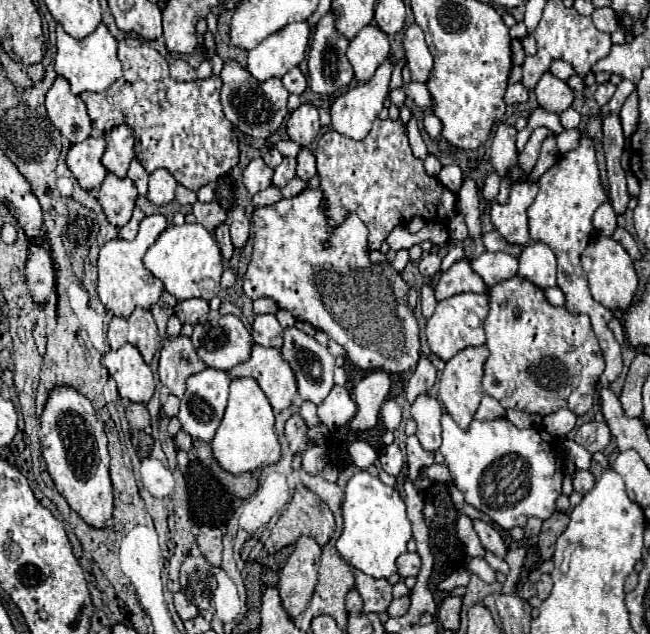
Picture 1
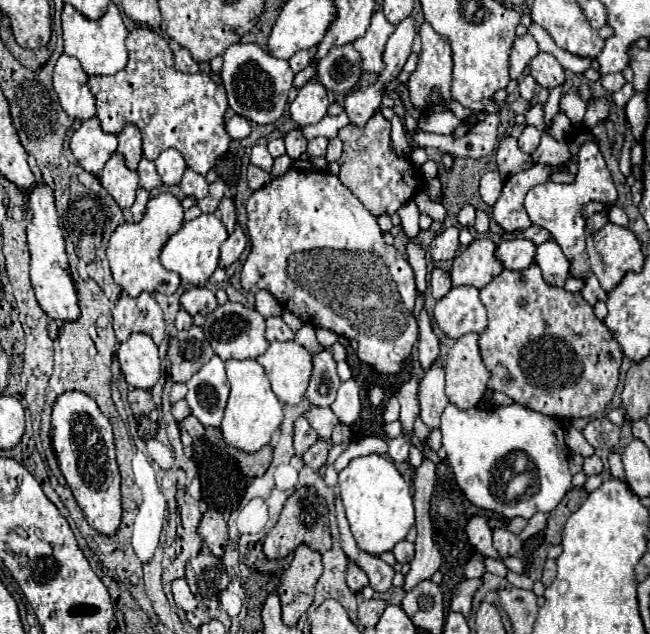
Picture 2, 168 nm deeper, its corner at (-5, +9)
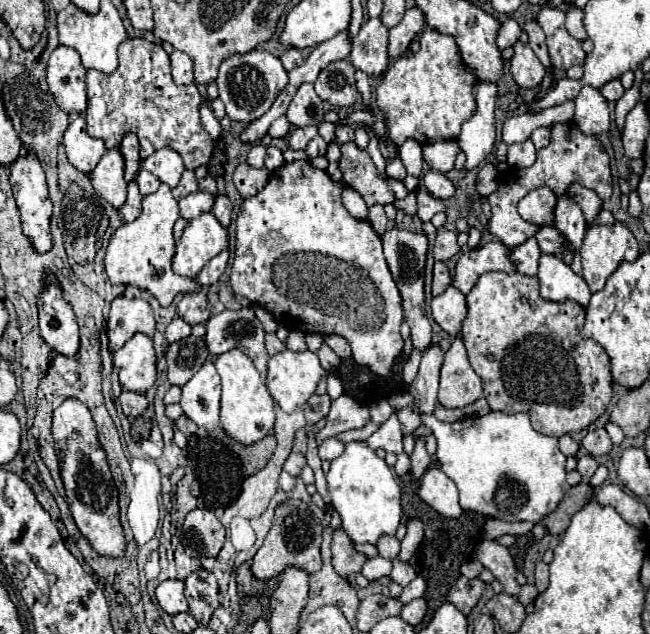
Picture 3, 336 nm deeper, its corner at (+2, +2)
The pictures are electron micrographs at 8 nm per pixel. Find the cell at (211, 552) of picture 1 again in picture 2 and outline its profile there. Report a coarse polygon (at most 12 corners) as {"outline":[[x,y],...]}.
{"outline":[[208,509],[198,535],[216,557],[228,545],[228,527],[218,511]]}

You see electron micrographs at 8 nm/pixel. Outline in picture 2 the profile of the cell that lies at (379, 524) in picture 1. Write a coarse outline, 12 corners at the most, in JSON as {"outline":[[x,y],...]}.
{"outline":[[356,457],[338,493],[360,549],[392,551],[414,525],[410,485]]}

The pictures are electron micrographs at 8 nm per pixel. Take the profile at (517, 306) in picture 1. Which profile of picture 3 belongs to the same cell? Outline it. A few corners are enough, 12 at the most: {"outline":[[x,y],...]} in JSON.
{"outline":[[487,272],[461,338],[493,410],[581,432],[613,396],[585,310]]}

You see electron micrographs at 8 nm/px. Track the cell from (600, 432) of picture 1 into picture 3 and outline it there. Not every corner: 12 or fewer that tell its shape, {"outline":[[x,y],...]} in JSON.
{"outline":[[605,428],[589,430],[581,446],[591,456],[611,452],[611,438]]}

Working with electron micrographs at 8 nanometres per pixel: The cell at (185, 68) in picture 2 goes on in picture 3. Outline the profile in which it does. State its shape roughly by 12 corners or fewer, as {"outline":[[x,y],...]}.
{"outline":[[173,50],[171,70],[177,84],[193,84],[193,62]]}

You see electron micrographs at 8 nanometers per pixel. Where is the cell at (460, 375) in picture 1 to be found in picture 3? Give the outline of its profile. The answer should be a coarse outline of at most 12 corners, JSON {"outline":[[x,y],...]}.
{"outline":[[461,338],[441,366],[439,402],[465,408],[483,396]]}

